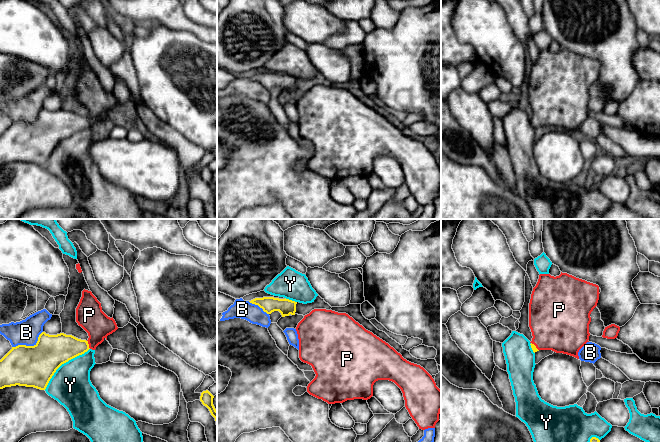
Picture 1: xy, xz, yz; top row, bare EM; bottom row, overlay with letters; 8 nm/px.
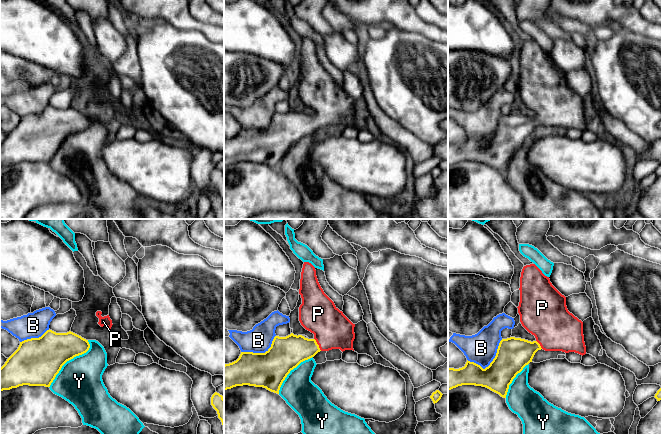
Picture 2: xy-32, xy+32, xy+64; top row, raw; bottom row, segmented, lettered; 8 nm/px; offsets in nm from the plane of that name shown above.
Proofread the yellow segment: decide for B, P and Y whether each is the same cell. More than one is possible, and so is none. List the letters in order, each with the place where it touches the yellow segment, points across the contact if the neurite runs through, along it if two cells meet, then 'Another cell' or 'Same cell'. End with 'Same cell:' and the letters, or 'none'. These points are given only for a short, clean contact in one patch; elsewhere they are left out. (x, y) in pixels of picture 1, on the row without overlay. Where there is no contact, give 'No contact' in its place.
B: Touches yellow at xy (29, 122). Another cell
P: Touches yellow at xy (88, 120). Path across: xy (58, 125), (88, 120), (92, 116), (89, 91). Same cell
Y: Touches yellow at xy (63, 139). Another cell
Same cell: P

